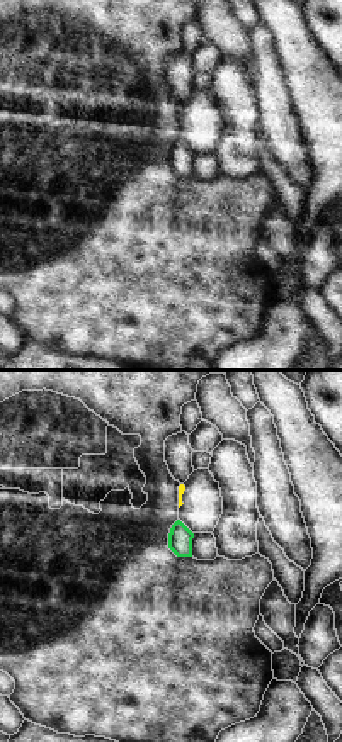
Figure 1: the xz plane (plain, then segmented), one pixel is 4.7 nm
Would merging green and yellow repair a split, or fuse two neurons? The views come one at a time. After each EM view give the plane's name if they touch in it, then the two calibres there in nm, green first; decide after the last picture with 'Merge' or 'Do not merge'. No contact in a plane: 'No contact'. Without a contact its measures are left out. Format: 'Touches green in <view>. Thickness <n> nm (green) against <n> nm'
No contact

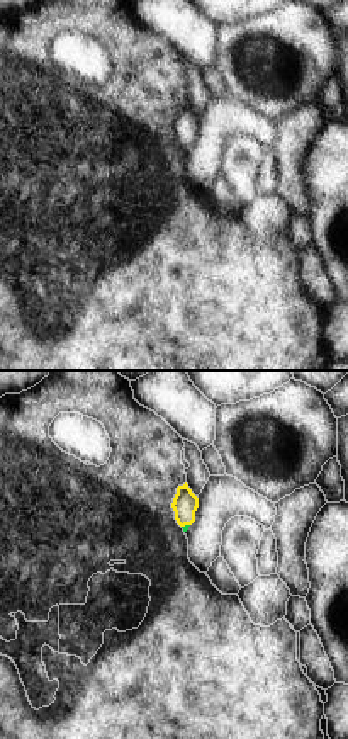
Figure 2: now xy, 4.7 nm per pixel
Touches green in xy. Thickness 20 nm (green) against 120 nm

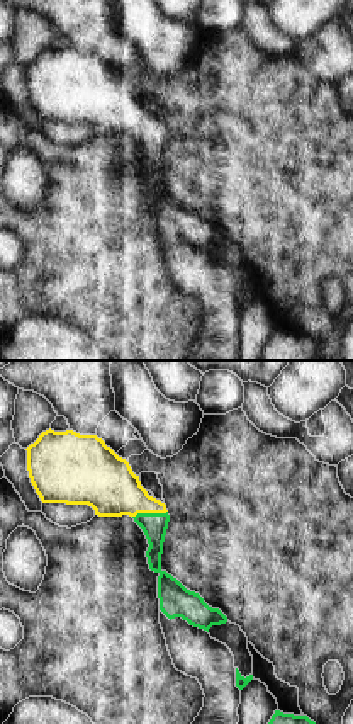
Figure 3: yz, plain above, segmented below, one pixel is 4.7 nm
Touches green in yz. Thickness 120 nm (green) against 260 nm

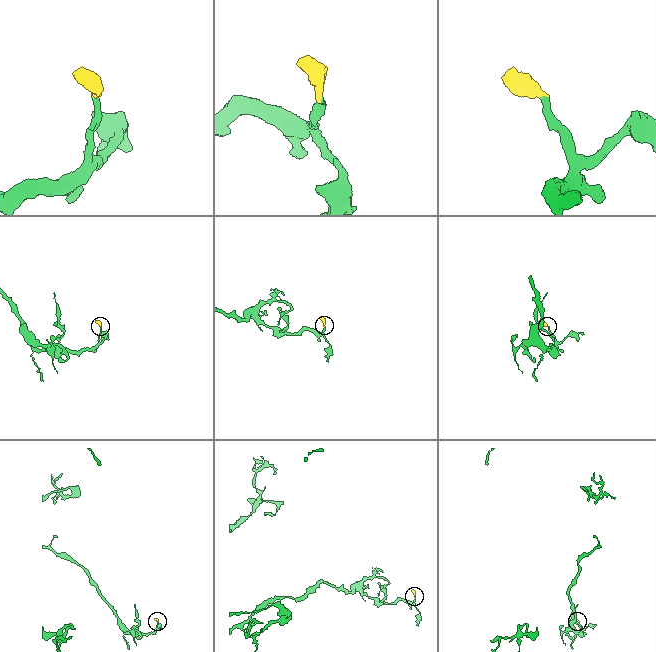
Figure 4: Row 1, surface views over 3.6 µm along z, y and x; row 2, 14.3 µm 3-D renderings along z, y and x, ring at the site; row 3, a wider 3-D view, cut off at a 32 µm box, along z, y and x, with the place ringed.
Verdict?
Merge

